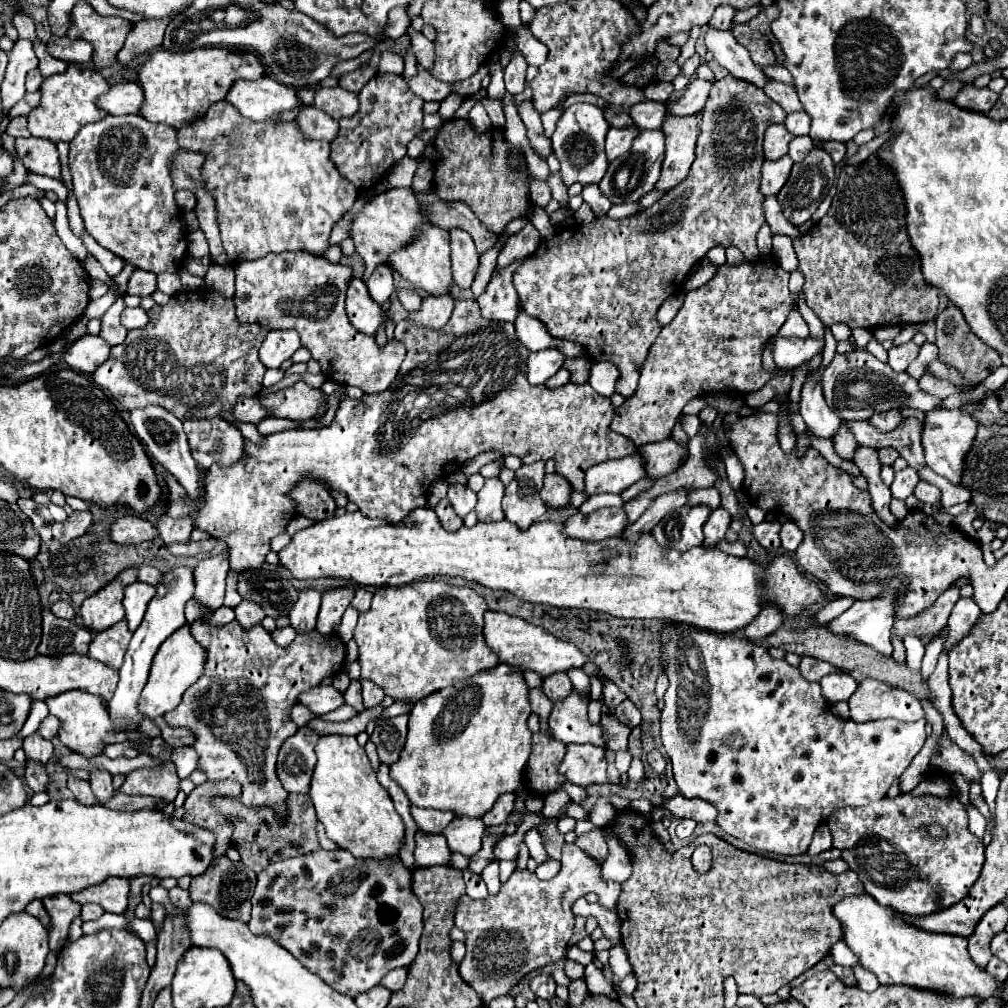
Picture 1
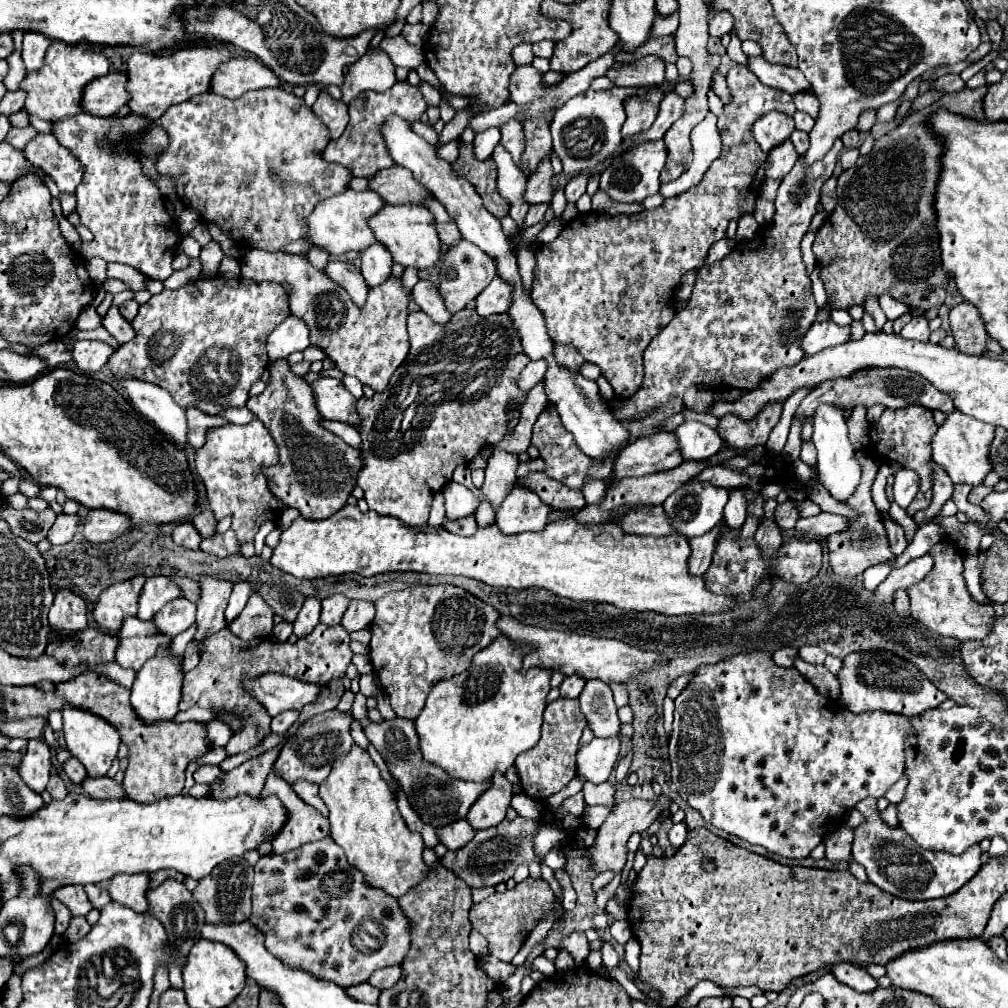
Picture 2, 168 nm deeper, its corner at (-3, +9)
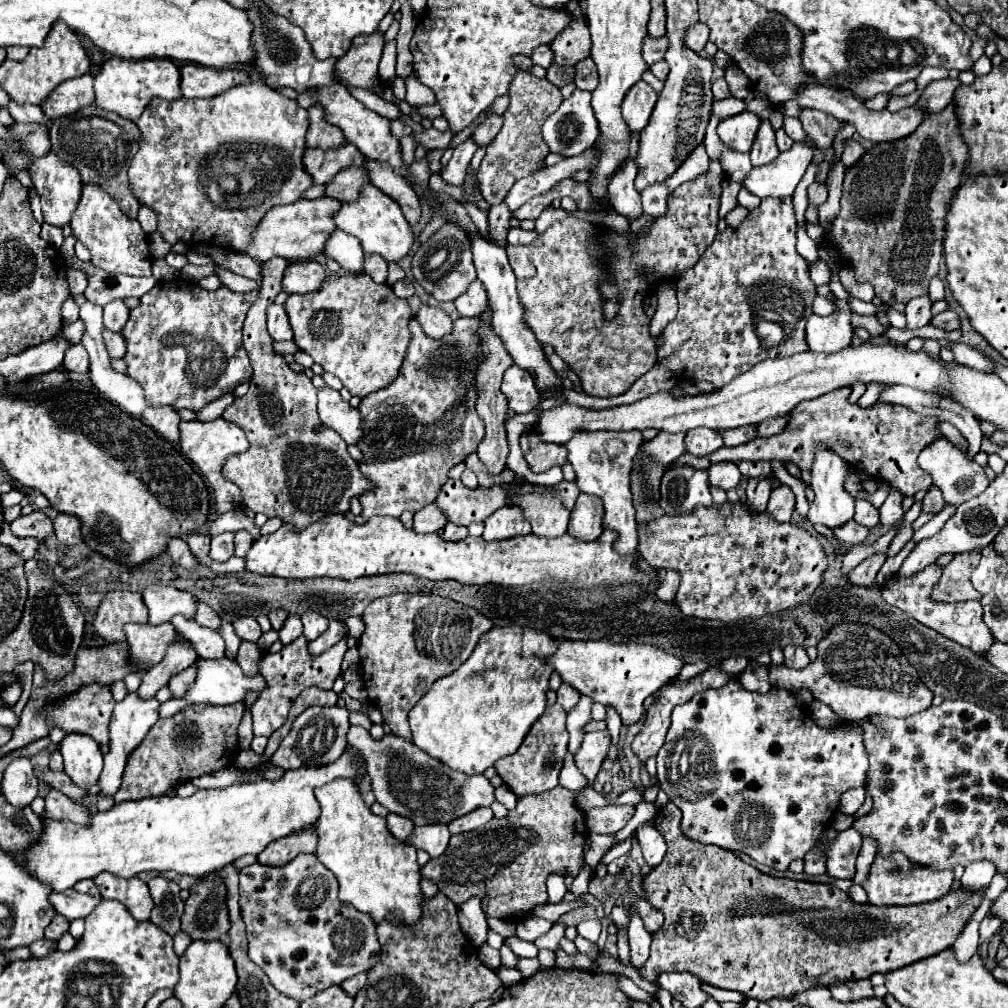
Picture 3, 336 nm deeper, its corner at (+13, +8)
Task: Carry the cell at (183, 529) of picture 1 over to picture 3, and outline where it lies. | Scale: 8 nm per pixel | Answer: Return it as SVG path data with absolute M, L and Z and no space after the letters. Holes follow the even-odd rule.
M180 538L168 540L166 552L172 556L172 560L174 560L176 564L180 564L180 566L184 566L184 568L196 568L196 564L198 564L198 560L196 560L196 556L192 556L188 544L186 544L184 540L180 540Z

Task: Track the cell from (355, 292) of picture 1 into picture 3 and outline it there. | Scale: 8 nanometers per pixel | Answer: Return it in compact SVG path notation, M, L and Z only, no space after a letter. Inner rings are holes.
M294 262L288 266L286 276L282 280L282 290L288 294L308 294L320 290L326 280L326 270L318 262Z

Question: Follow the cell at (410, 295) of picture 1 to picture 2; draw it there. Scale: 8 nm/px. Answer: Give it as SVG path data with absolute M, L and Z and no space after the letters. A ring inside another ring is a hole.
M418 281L412 289L412 299L420 305L420 309L438 325L446 325L452 319L452 313L446 309L444 299L438 289L430 281Z

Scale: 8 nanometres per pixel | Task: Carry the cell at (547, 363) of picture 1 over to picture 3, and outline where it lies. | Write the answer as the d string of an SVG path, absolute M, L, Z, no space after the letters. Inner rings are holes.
M512 366L508 372L504 372L502 392L508 396L508 406L516 414L528 414L540 402L530 372L518 366Z

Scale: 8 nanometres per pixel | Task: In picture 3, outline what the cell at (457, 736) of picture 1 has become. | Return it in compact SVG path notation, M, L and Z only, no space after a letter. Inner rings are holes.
M508 626L488 630L484 636L480 636L472 656L456 672L436 680L430 692L426 692L418 700L416 708L412 708L408 714L412 742L448 768L464 774L482 774L488 766L494 766L498 758L514 754L530 726L542 716L546 708L548 678L554 668L542 662L540 656L550 656L554 650L554 638L532 628Z

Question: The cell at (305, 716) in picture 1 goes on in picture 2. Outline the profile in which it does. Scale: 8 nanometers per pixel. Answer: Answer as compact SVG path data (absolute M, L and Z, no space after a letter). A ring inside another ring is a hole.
M284 711L284 713L280 713L280 715L276 715L276 717L272 719L270 729L272 729L272 733L282 735L282 733L288 731L288 727L290 727L296 719L298 719L298 711Z

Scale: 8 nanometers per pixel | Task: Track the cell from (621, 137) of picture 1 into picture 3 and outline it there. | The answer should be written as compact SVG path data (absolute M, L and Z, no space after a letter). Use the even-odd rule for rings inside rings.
M644 80L636 82L628 90L622 102L622 118L632 132L642 130L648 124L656 100L658 100L658 94Z

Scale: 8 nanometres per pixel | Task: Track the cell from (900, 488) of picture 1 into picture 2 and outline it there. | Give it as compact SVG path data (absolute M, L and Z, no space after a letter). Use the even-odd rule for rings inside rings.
M900 469L896 475L894 475L894 499L896 503L906 509L916 493L918 493L918 475L914 471L908 471L908 469Z

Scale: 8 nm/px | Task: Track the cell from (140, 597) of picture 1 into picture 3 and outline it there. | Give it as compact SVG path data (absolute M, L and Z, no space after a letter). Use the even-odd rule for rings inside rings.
M150 584L142 592L142 600L148 608L150 624L168 622L174 614L184 614L186 618L194 618L196 612L196 598L190 592L182 592L172 586Z

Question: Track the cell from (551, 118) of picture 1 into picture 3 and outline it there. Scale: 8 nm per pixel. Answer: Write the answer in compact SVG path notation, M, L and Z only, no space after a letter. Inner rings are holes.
M430 128L430 130L422 132L422 134L416 134L416 142L418 142L418 144L424 144L428 150L434 150L434 148L446 150L446 148L450 146L452 138L454 138L454 132L452 132L452 130L440 132L440 130L436 130L436 128Z

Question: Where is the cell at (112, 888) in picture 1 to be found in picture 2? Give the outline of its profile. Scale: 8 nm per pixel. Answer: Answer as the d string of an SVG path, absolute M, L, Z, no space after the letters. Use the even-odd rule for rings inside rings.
M134 873L134 875L114 875L108 879L108 891L112 901L118 901L138 913L144 913L148 909L148 885L150 885L150 875L148 873Z

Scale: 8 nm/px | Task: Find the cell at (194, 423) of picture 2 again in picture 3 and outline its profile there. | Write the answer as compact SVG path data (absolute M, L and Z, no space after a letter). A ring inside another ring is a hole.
M148 406L144 410L144 420L162 438L166 438L170 444L174 444L174 446L180 444L180 432L178 432L180 416L178 416L178 412L174 408L168 408L168 406Z

